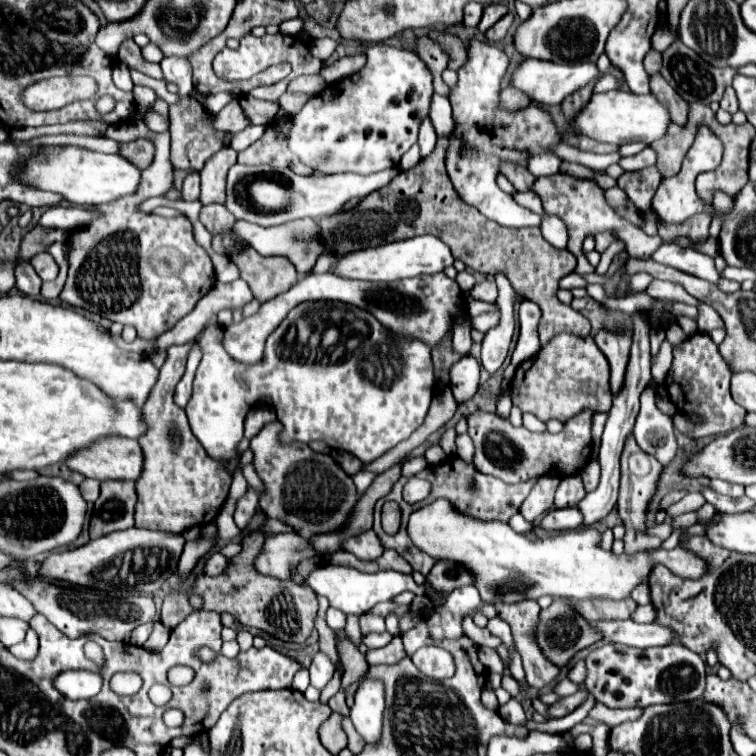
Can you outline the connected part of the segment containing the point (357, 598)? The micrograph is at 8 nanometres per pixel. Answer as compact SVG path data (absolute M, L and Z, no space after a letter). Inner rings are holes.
M326 564L326 566L320 566L320 568L314 568L308 578L306 578L306 584L316 592L316 594L322 594L330 600L330 606L332 608L340 608L346 616L348 614L364 614L368 612L370 608L374 608L378 602L384 602L384 600L392 600L394 596L398 596L400 592L404 590L410 590L414 592L416 596L424 596L426 594L426 588L424 586L418 586L410 574L400 574L400 572L394 572L394 570L380 570L376 574L368 574L368 572L360 572L356 568L348 568L348 566L332 566L332 564Z

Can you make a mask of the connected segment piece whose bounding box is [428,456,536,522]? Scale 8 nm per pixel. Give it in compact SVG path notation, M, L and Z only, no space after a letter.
M458 456L448 458L446 464L428 466L428 482L432 484L432 492L428 500L448 498L454 504L454 508L458 508L462 514L468 514L480 520L502 520L502 522L508 522L510 516L518 512L520 504L524 502L524 498L530 494L532 486L536 484L536 480L528 480L516 486L508 486L494 476L486 476L478 472L474 466L466 464Z

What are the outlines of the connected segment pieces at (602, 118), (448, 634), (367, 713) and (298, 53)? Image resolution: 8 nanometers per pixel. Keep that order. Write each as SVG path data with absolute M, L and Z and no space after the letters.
M610 90L604 94L596 94L590 98L590 102L584 106L584 110L576 118L576 128L580 128L582 134L592 136L598 142L608 144L628 144L628 142L644 142L652 144L668 132L668 126L672 124L668 108L650 92L644 96L638 96L630 90Z
M474 586L456 588L446 596L446 604L430 610L428 626L434 638L456 638L462 636L462 618L478 610L482 604L480 594Z
M366 678L356 692L350 718L364 744L376 746L380 740L380 728L384 720L384 682L378 678Z
M246 34L240 38L240 46L236 50L230 50L230 48L224 48L222 52L216 54L214 58L214 72L228 80L228 78L234 78L234 80L246 80L246 78L252 78L254 74L274 66L274 64L282 64L282 62L290 62L292 66L292 72L290 76L286 78L286 84L290 80L294 80L296 76L300 74L318 74L322 62L318 62L318 58L312 56L310 52L310 42L300 38L300 36L284 36L284 34L274 34L274 36L264 36L264 38L256 38L252 34Z

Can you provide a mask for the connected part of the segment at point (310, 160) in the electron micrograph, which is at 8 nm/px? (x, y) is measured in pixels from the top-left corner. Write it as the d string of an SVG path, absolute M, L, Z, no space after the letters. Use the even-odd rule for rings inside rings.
M374 44L366 50L366 56L368 62L360 72L326 86L320 94L310 98L298 114L292 116L292 128L288 132L288 148L300 158L302 164L310 166L314 172L372 174L378 170L398 166L402 154L410 150L412 144L416 144L420 120L430 110L430 98L434 92L432 74L414 52L402 48Z

